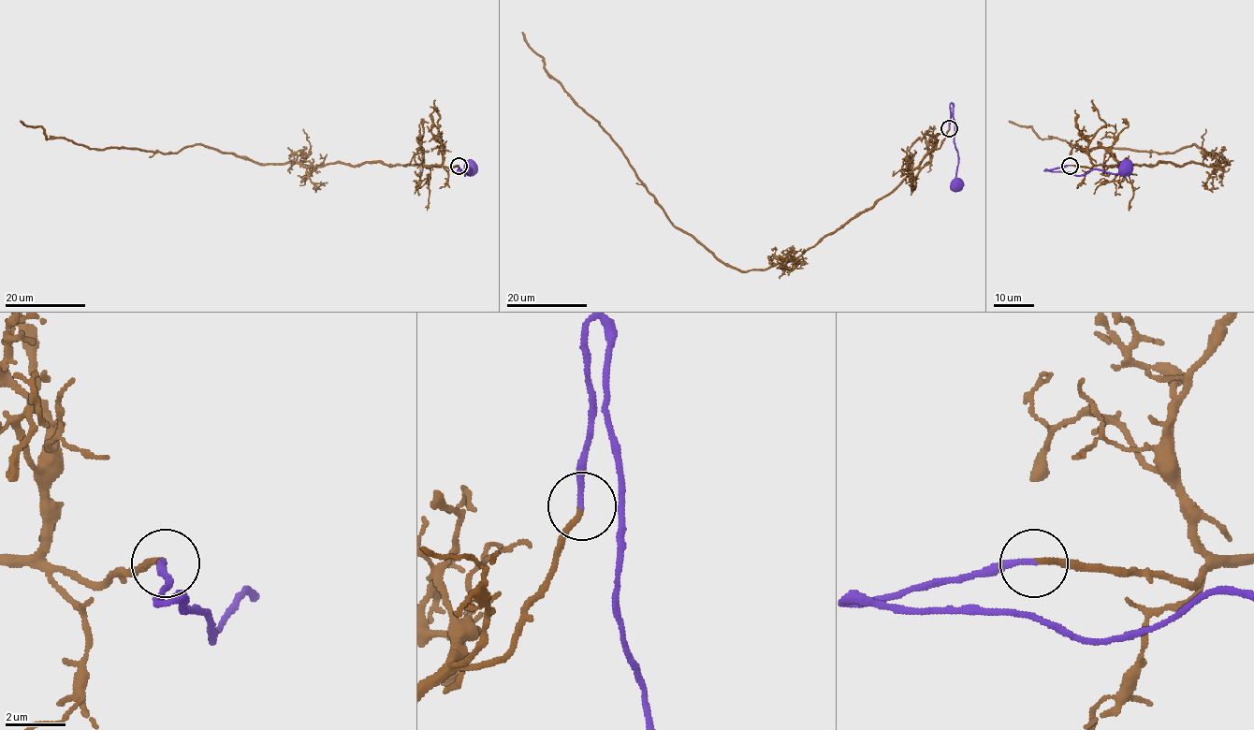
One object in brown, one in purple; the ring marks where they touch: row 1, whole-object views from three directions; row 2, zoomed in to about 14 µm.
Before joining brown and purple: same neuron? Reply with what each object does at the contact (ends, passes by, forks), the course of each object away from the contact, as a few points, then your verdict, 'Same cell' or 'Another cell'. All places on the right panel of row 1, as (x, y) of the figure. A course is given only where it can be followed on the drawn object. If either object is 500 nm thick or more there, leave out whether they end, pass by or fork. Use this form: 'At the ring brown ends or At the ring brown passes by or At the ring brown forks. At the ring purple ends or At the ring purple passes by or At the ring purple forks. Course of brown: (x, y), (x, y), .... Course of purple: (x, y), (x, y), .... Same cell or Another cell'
At the ring brown ends. At the ring purple ends. Course of brown: (1070, 165), (1229, 164), (1193, 145), (1165, 153), (1081, 149), (1057, 138), (1042, 138), (1031, 126), (1009, 121). Course of purple: (1070, 165), (1045, 170), (1084, 175), (1094, 169), (1124, 173), (1125, 167). Same cell

